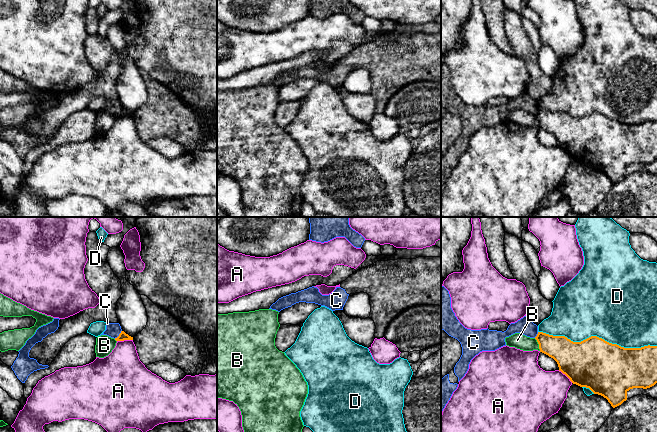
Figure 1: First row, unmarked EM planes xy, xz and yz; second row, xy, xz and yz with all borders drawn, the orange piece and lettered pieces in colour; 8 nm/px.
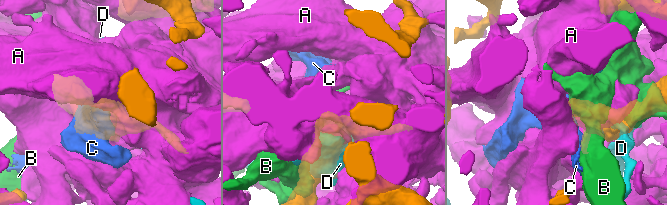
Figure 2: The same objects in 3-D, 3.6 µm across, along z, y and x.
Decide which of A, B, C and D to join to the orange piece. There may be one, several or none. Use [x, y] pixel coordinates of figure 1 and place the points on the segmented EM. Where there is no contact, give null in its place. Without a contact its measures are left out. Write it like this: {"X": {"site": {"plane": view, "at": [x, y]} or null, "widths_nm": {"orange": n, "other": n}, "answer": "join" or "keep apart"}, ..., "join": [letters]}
{"A": {"site": {"plane": "xy", "at": [124, 339]}, "widths_nm": {"orange": 70, "other": 320}, "answer": "keep apart"}, "B": {"site": {"plane": "yz", "at": [538, 343]}, "widths_nm": {"orange": 220, "other": 120}, "answer": "keep apart"}, "C": {"site": {"plane": "xy", "at": [119, 335]}, "widths_nm": {"orange": 70, "other": 120}, "answer": "join"}, "D": {"site": {"plane": "yz", "at": [596, 336]}, "widths_nm": {"orange": 400, "other": 500}, "answer": "keep apart"}, "join": ["C"]}

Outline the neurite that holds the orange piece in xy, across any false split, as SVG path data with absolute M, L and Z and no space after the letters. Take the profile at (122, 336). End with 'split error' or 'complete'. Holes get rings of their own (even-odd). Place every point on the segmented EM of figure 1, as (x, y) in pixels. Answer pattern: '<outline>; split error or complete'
M107 323L106 330L101 335L107 335L116 341L133 340L133 337L126 334L119 323Z; split error

